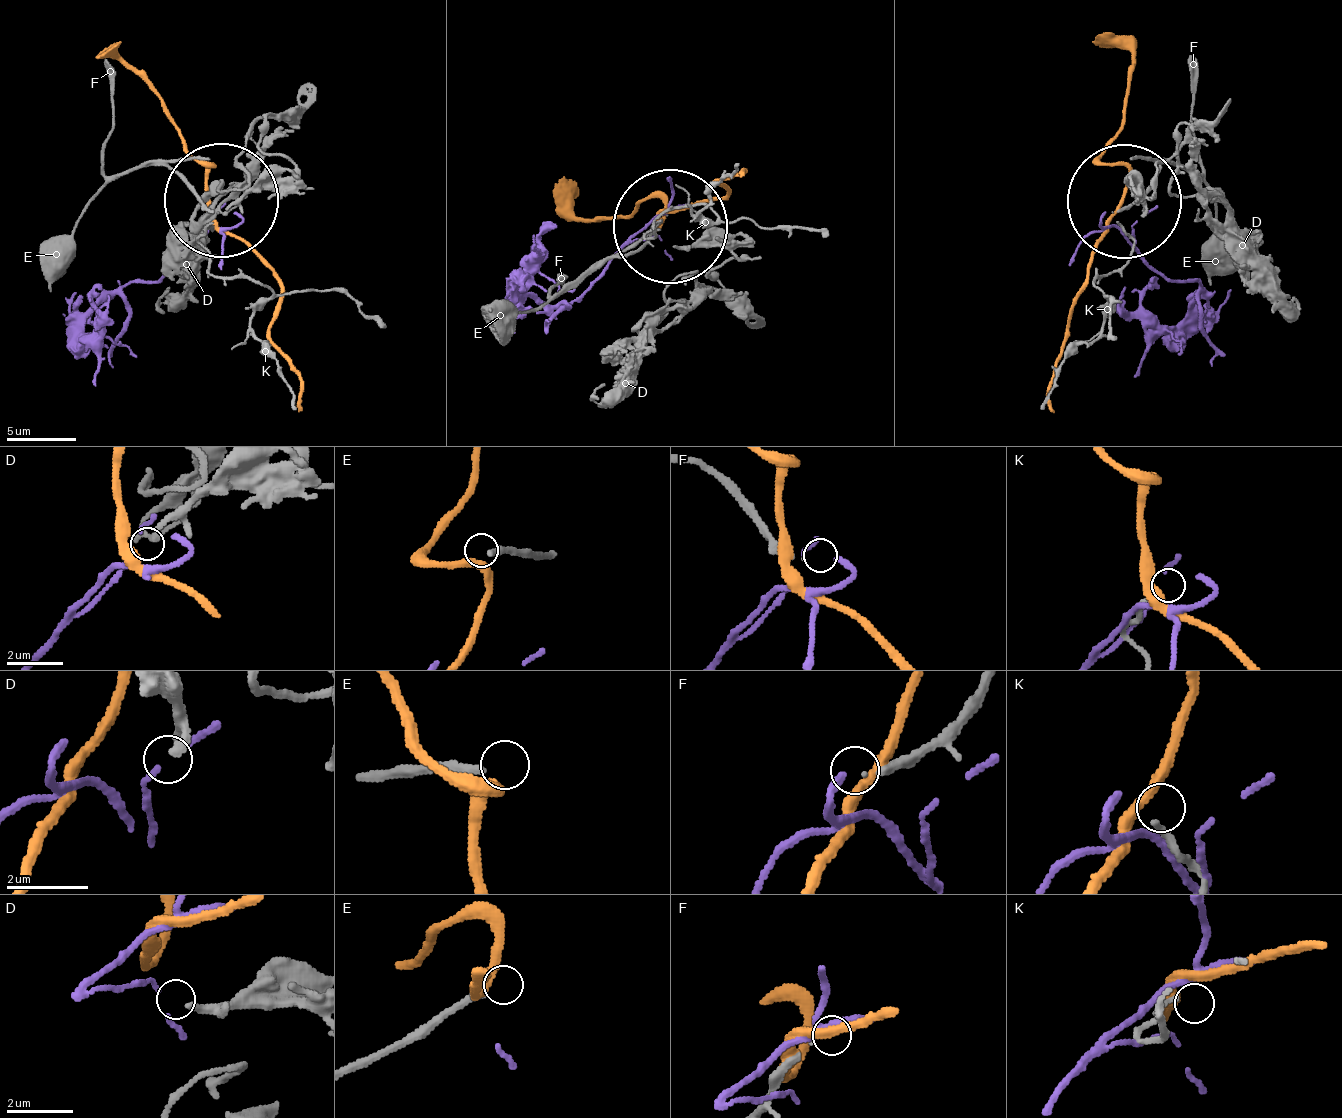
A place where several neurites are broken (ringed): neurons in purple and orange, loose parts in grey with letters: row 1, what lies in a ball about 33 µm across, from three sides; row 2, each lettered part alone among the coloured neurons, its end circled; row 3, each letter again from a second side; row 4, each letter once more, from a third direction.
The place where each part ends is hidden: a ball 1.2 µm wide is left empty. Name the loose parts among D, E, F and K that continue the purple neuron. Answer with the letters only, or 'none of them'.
F

